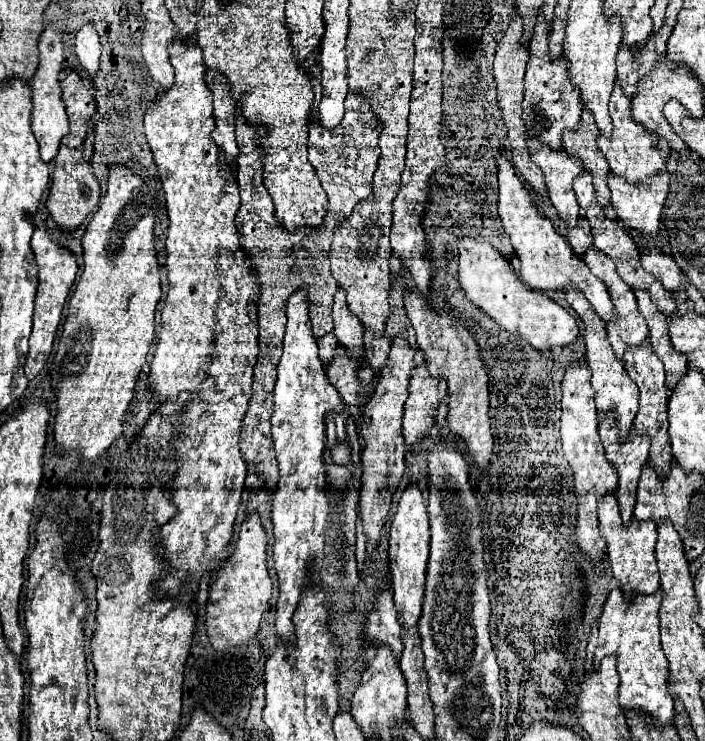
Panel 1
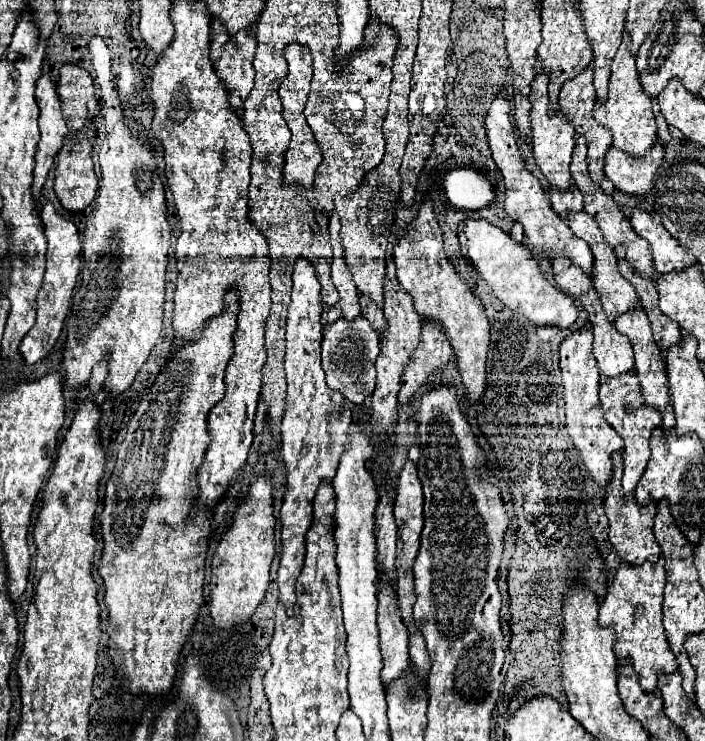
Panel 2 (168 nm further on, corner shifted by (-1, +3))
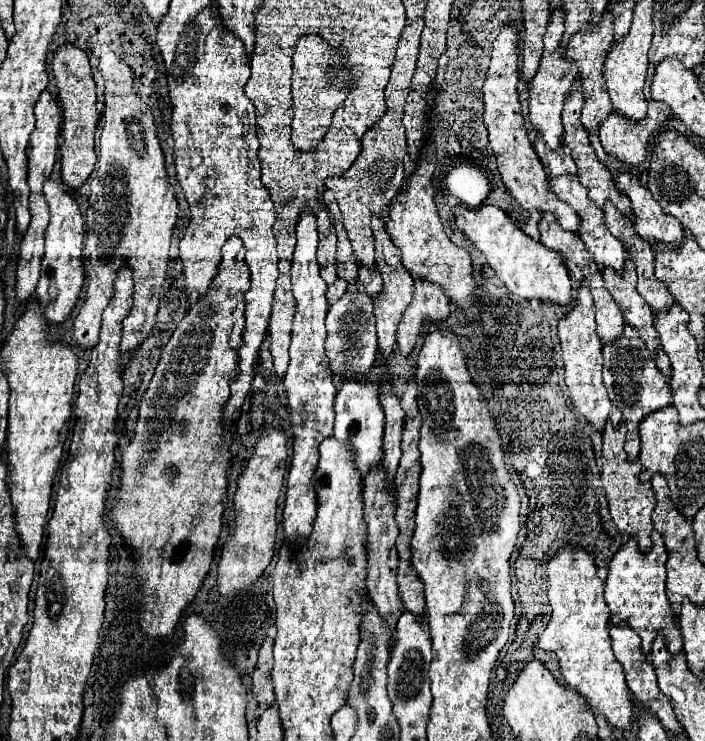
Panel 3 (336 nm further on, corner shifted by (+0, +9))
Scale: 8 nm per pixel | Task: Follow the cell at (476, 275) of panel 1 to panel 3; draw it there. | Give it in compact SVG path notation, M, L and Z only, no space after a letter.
M482 204L478 210L456 206L454 216L462 234L486 256L490 268L512 294L526 300L538 298L540 302L554 302L560 306L568 306L572 302L572 284L562 256L526 236L500 208L490 204Z

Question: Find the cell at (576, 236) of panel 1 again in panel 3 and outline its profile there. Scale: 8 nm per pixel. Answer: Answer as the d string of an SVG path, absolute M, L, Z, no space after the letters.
M536 138L534 148L536 148L536 154L538 154L538 158L542 160L542 164L544 164L544 168L546 168L546 174L548 174L550 178L562 176L562 174L576 176L576 164L574 164L570 152L568 152L564 146L562 146L560 150L556 150L556 152L550 152L550 150L544 146L544 142L542 142L540 138Z

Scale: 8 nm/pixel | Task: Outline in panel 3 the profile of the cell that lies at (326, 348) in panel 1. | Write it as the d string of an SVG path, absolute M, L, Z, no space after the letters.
M338 278L332 286L328 286L328 290L326 290L326 298L328 298L330 304L334 304L336 300L340 300L340 298L344 296L344 292L346 292L346 282Z

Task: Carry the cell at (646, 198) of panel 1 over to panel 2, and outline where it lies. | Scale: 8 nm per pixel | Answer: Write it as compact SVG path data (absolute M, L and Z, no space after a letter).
M659 140L645 156L631 156L611 146L605 154L605 174L621 192L643 198L649 194L649 184L663 164L663 154L665 150Z

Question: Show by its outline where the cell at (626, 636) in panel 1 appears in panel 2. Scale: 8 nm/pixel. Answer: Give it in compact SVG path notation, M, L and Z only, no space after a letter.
M663 558L659 562L643 562L639 566L623 562L615 578L609 586L609 592L605 600L599 606L599 624L601 626L611 626L615 630L615 654L619 660L631 660L633 670L639 676L641 688L647 692L653 692L657 688L655 680L659 670L663 672L675 672L677 662L675 654L671 652L667 638L665 638L665 628L663 628L663 588L665 588L665 568L663 568Z

